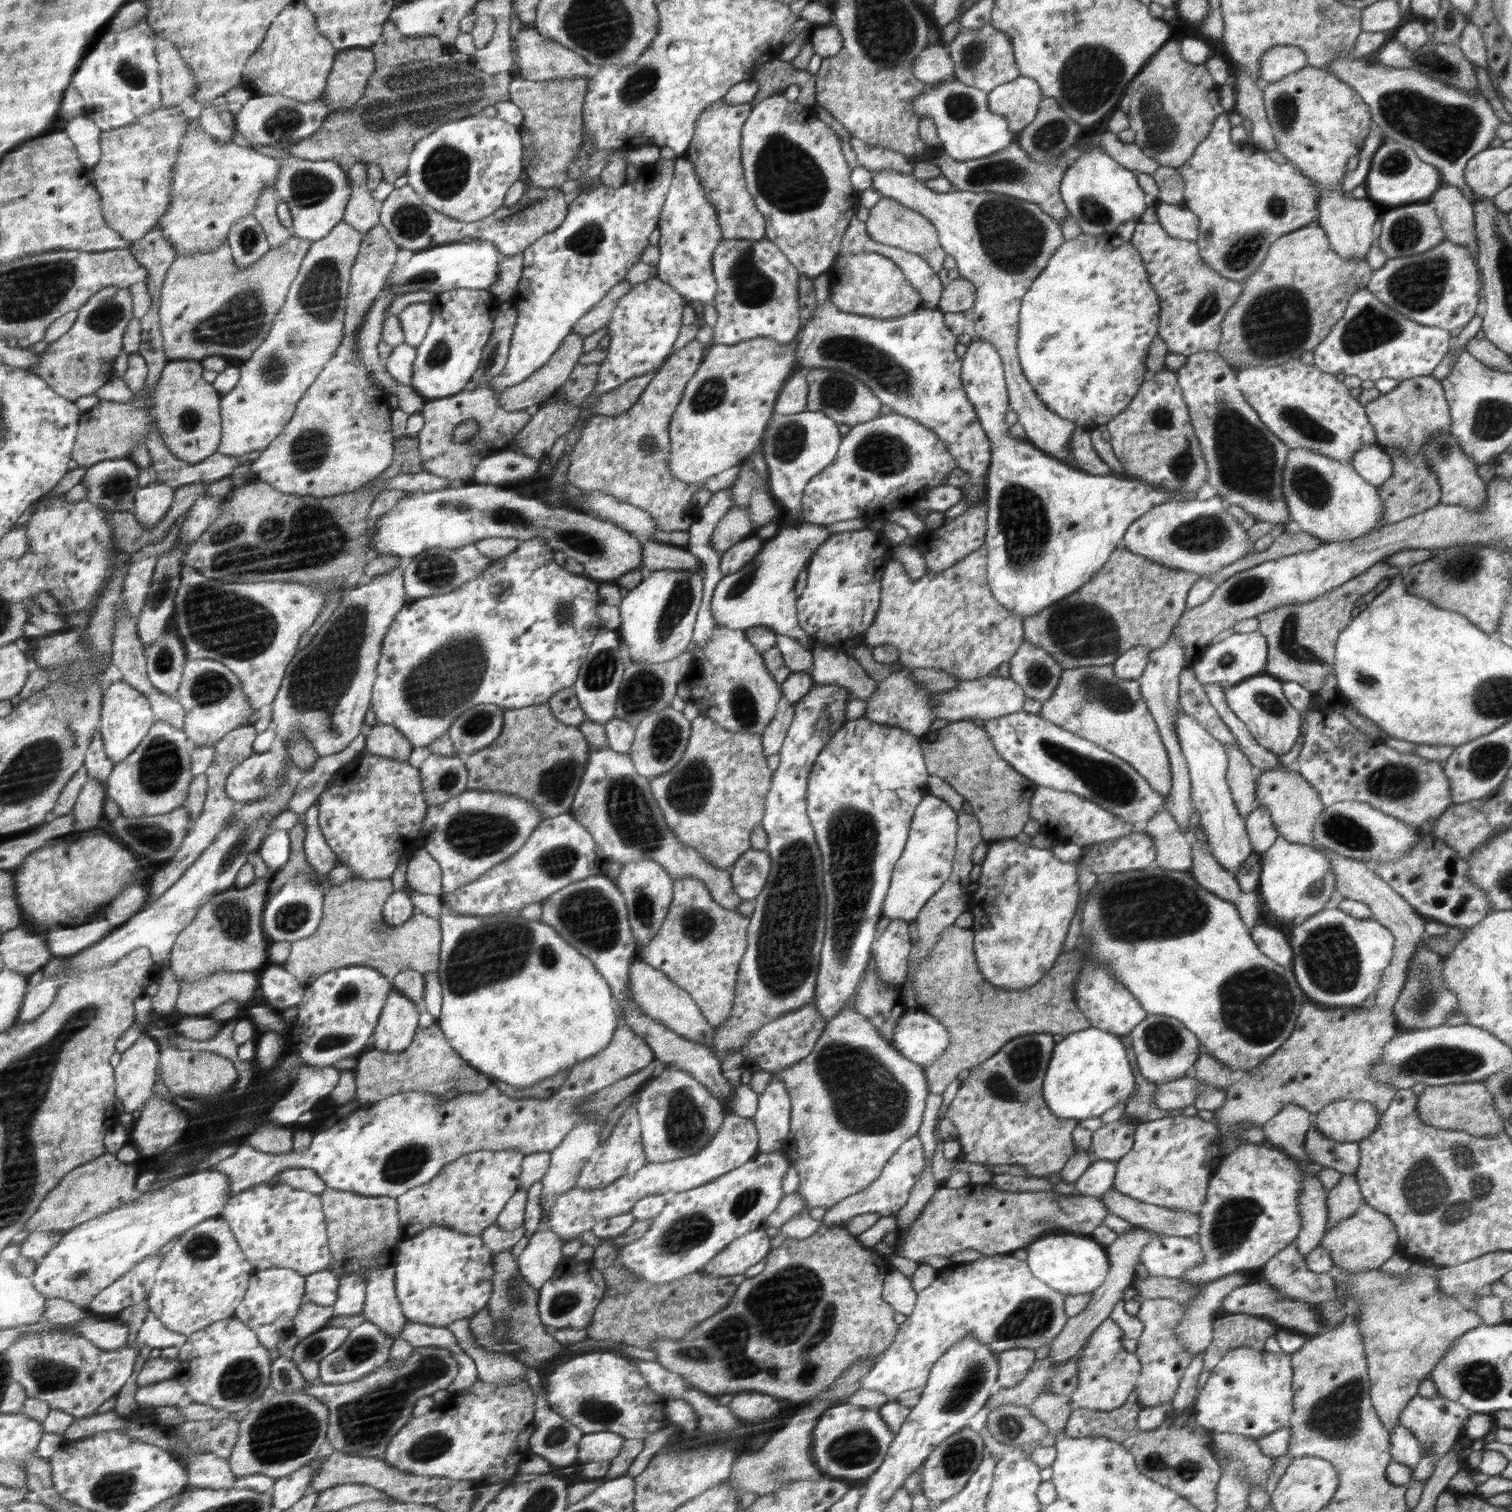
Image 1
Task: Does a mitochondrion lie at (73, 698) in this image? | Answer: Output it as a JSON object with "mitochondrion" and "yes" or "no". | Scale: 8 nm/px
{"mitochondrion":"no"}

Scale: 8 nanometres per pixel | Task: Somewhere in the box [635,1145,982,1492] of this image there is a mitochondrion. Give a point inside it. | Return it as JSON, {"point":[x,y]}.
{"point":[788,1306]}

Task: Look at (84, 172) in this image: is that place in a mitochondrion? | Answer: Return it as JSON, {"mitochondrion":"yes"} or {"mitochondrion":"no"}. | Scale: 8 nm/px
{"mitochondrion":"no"}

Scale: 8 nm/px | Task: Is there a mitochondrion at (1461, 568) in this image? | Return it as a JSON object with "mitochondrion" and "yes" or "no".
{"mitochondrion":"yes"}

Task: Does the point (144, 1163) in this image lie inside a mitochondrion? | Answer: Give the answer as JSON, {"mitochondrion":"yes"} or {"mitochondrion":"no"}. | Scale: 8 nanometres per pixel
{"mitochondrion":"no"}

